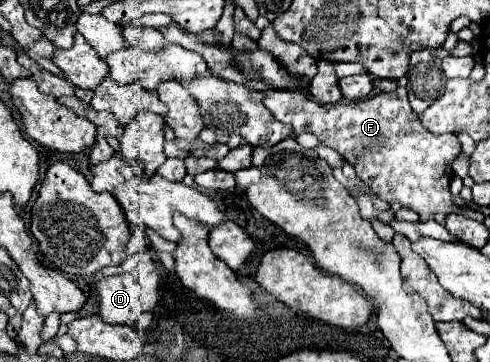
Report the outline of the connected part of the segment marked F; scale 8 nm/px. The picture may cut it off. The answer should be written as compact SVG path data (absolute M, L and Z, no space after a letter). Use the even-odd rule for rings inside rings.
M171 24L166 27L159 28L159 31L164 35L168 42L178 44L186 49L192 49L196 51L204 61L206 65L210 65L210 73L214 77L220 77L224 81L230 81L230 83L238 83L238 85L244 85L252 91L258 91L264 95L264 105L272 111L272 115L282 121L282 123L288 123L294 127L294 133L300 135L304 131L308 133L314 133L320 143L336 149L344 161L348 161L358 177L362 181L366 181L372 191L384 199L384 201L398 201L400 205L408 205L412 207L418 215L420 215L420 221L438 221L438 223L444 223L446 221L446 215L450 213L466 213L462 207L458 207L454 203L454 197L448 189L448 183L454 175L452 171L452 161L456 159L456 155L462 151L460 147L460 141L456 135L434 135L430 131L426 131L426 127L422 127L422 123L416 121L416 113L410 109L410 103L408 103L408 97L406 97L406 91L398 89L398 91L390 91L390 93L378 93L370 99L364 99L364 101L356 101L356 103L334 103L334 105L318 105L310 99L306 99L306 93L304 91L298 91L298 89L276 89L276 87L270 87L270 83L262 83L262 79L250 79L248 75L244 75L240 71L240 65L236 63L236 57L230 53L230 51L224 51L220 49L218 45L214 43L206 43L206 41L200 41L198 37L192 37L187 32L183 31L177 24Z

